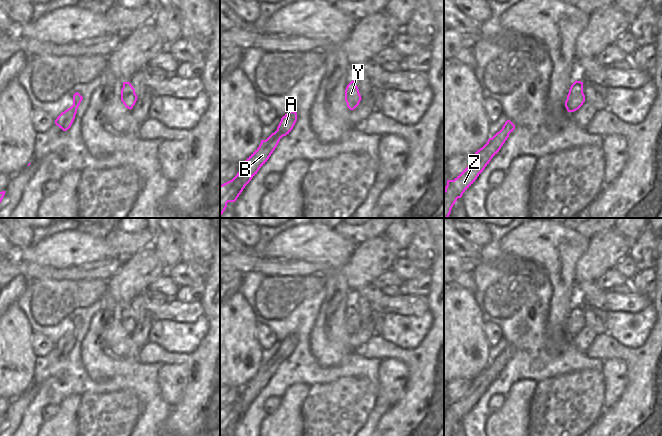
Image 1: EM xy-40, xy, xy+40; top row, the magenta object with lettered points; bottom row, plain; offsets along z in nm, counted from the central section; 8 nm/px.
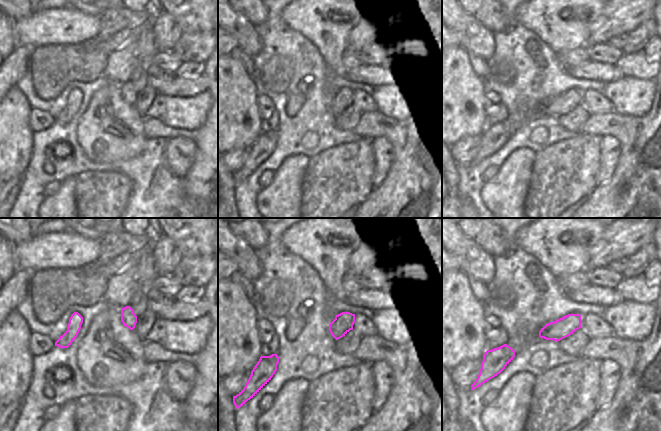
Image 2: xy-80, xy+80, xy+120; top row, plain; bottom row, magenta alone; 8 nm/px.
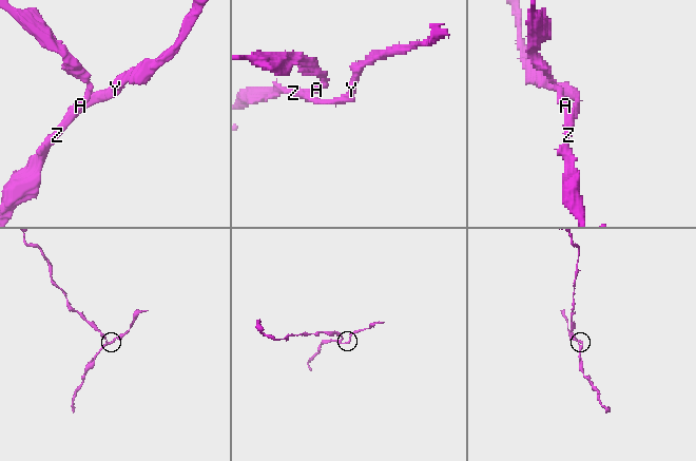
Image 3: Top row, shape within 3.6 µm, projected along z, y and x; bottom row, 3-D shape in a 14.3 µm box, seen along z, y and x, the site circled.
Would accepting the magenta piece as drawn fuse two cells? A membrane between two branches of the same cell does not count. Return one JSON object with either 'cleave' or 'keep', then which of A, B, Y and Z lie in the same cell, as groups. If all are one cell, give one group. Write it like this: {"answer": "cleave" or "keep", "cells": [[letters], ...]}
{"answer": "cleave", "cells": [["A"], ["B", "Y", "Z"]]}

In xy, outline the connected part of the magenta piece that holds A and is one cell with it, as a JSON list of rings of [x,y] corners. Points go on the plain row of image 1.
[[[294,334],[285,338],[281,342],[281,345],[277,351],[277,354],[276,354],[277,359],[279,361],[283,361],[283,360],[286,360],[287,358],[289,358],[291,356],[291,354],[293,353],[296,345],[297,345],[297,337]]]

